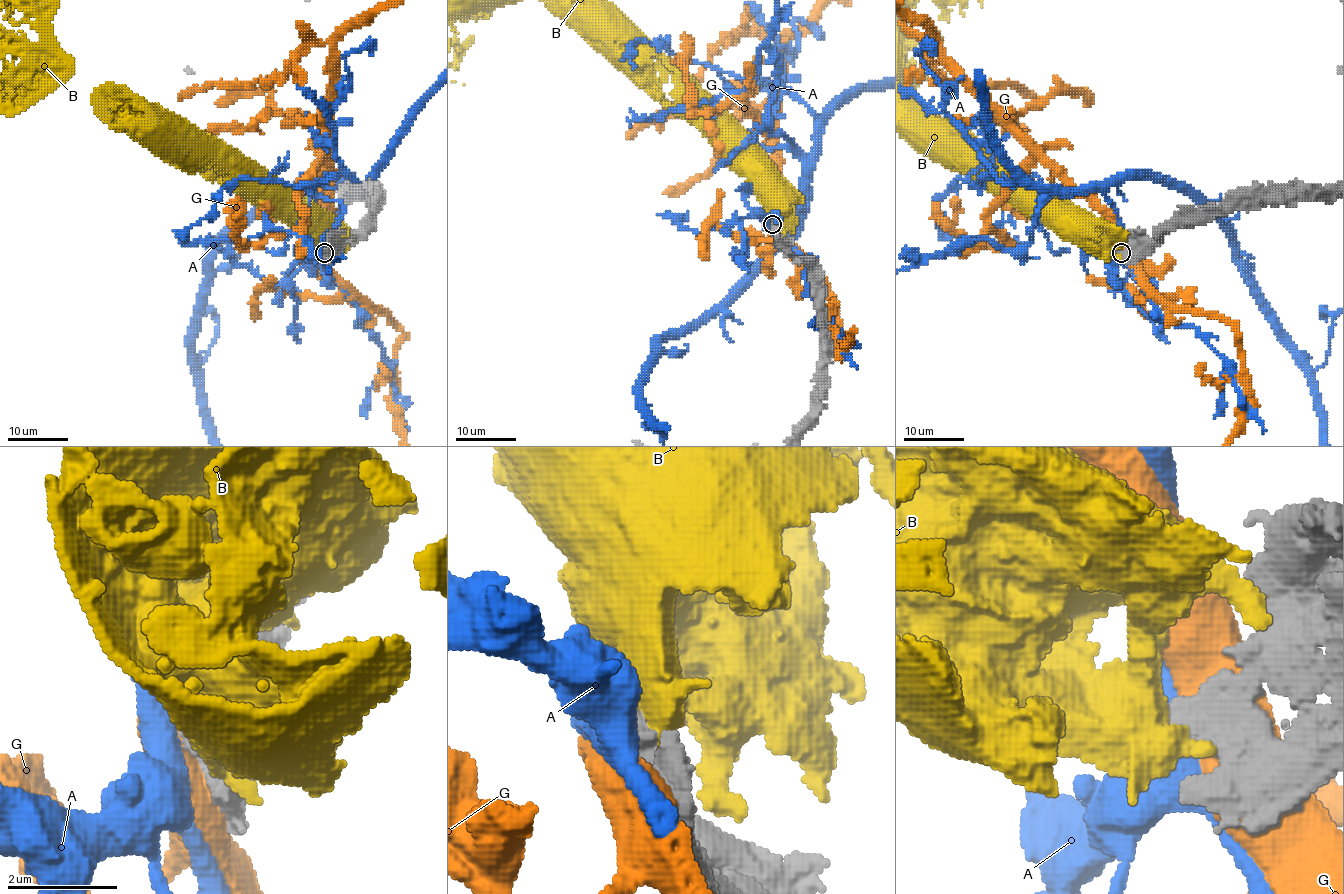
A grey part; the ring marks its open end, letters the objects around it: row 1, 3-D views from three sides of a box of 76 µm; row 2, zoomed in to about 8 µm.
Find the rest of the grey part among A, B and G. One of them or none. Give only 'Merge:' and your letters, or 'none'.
Merge: none

